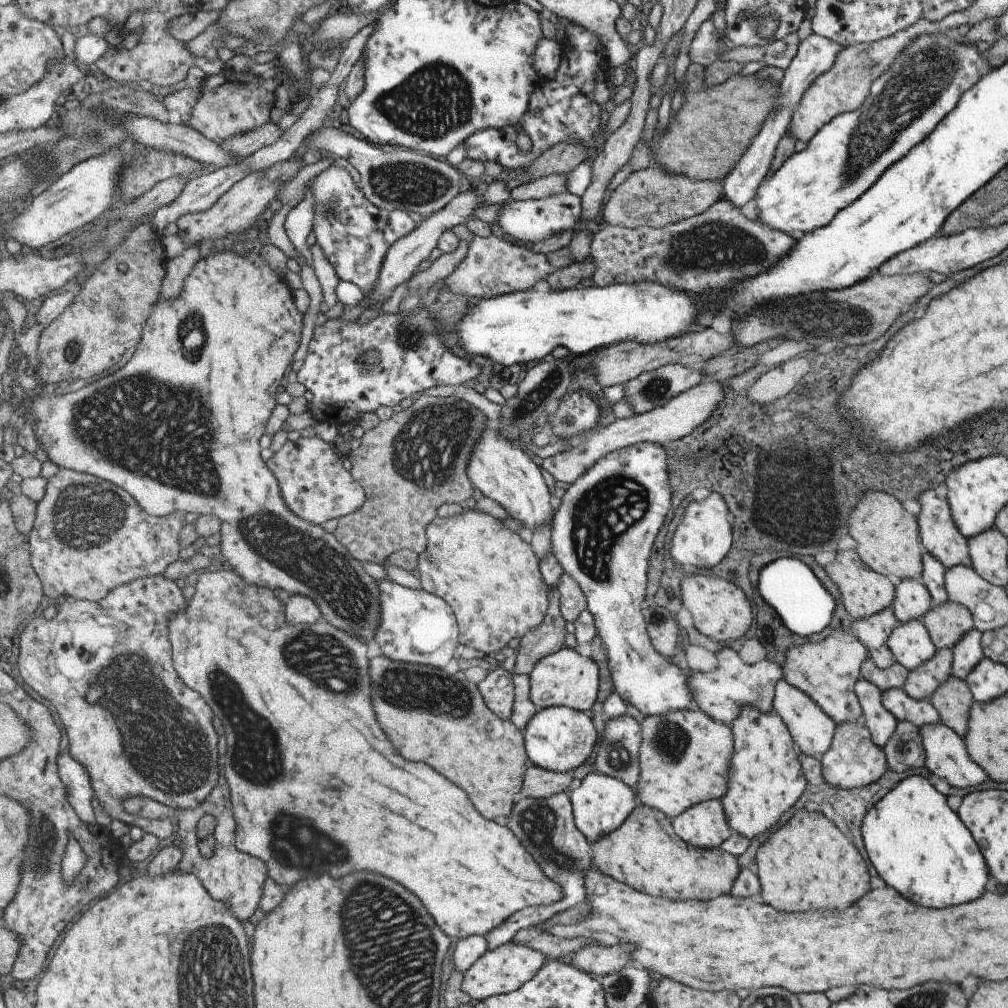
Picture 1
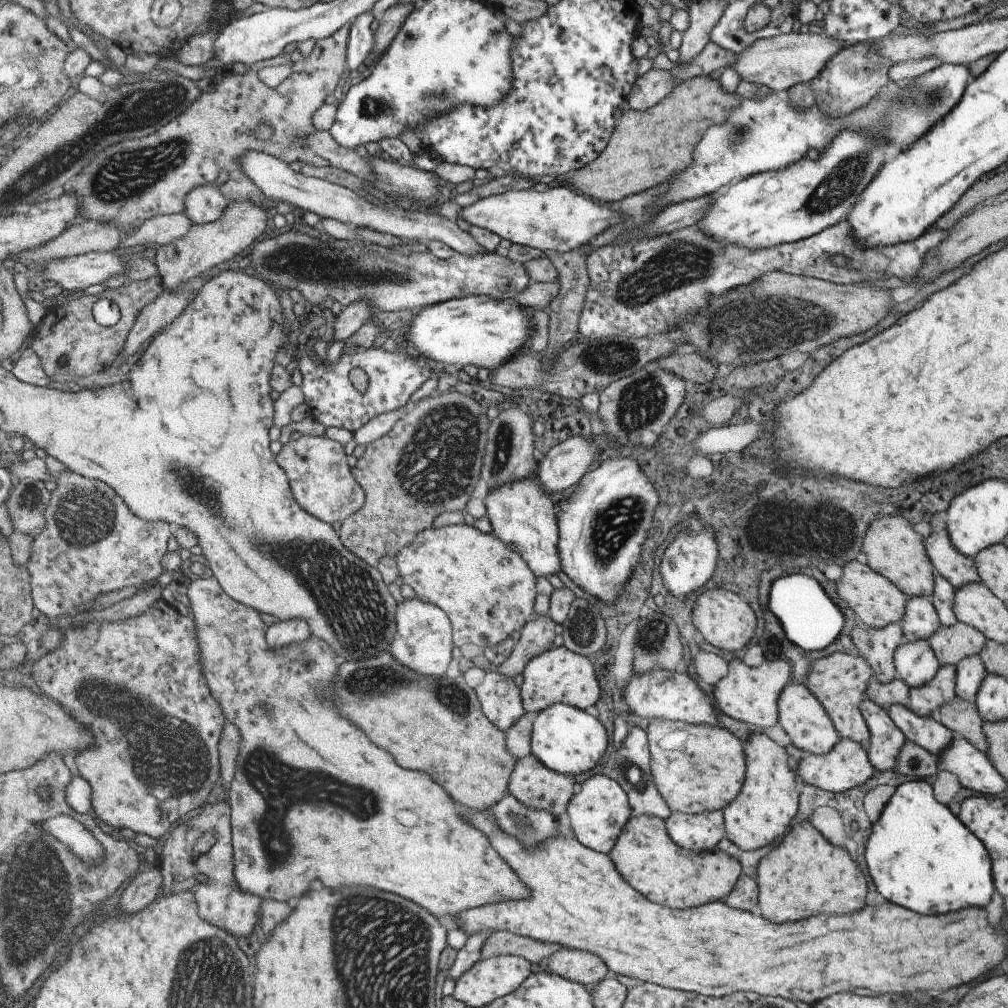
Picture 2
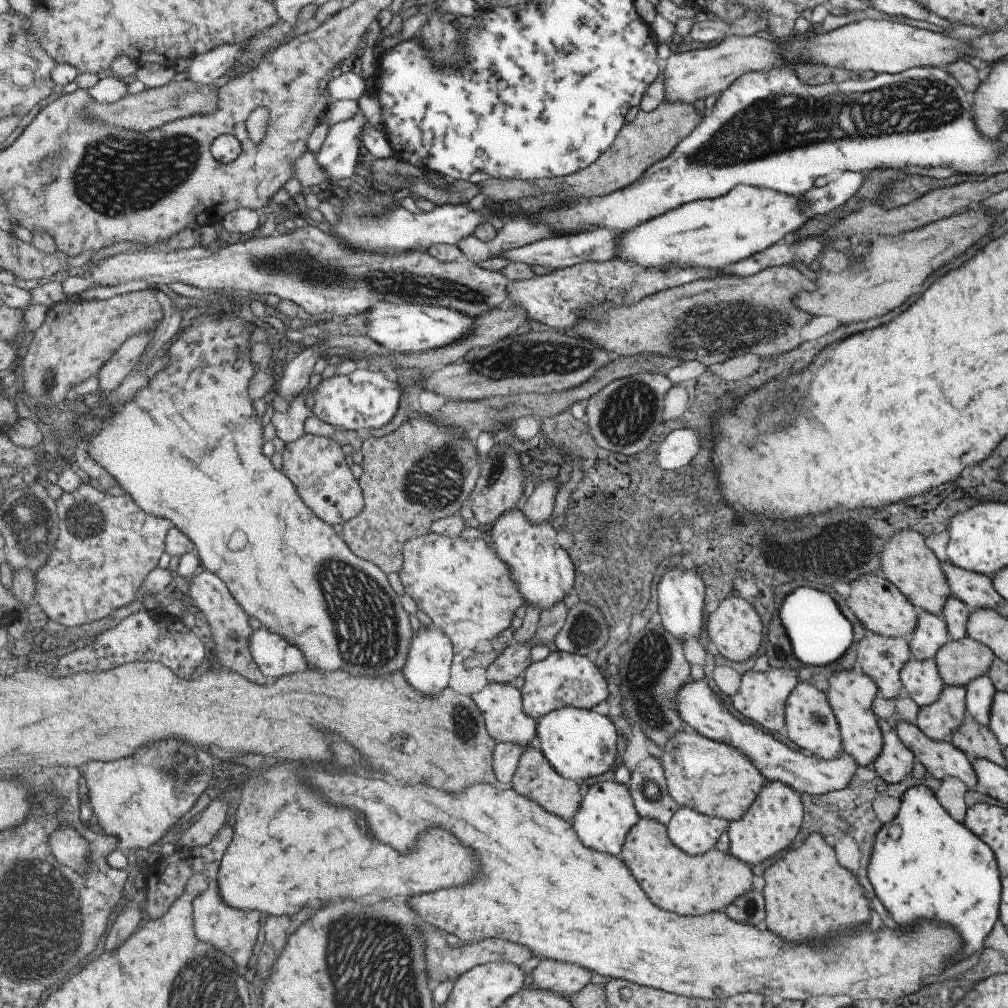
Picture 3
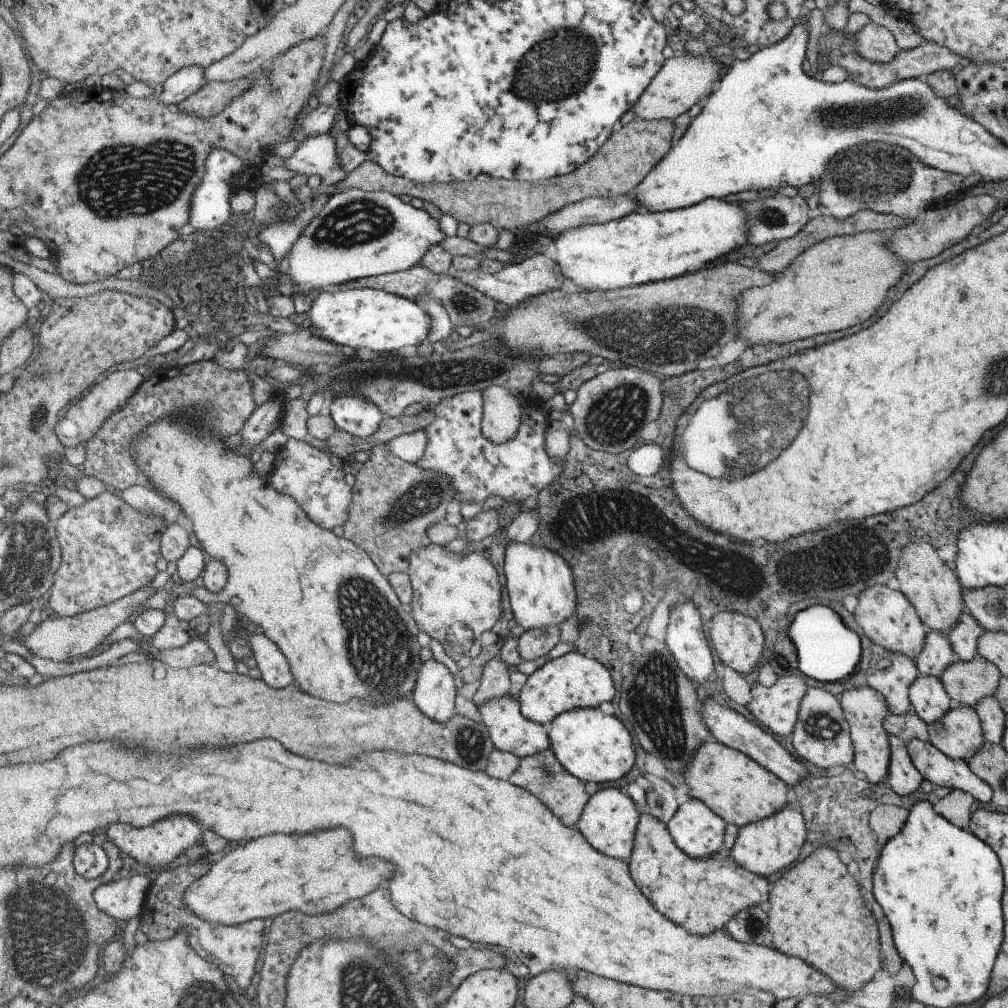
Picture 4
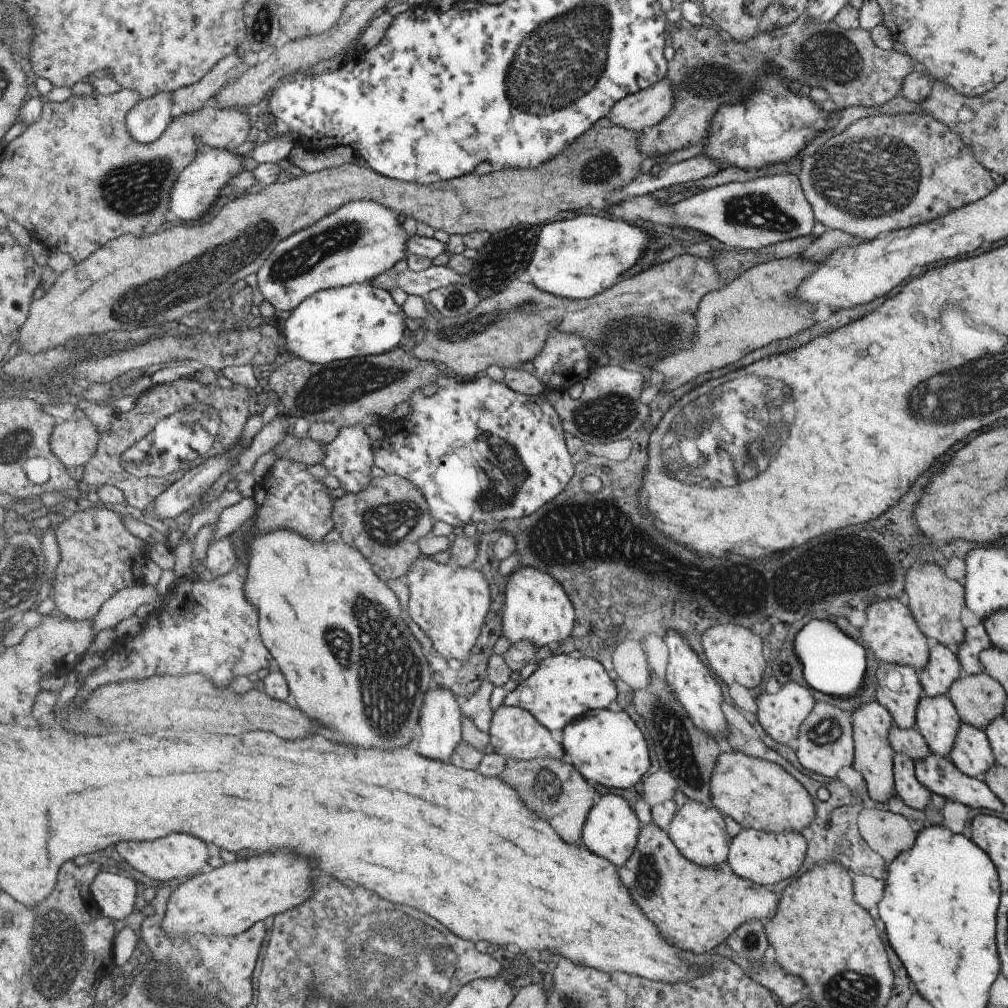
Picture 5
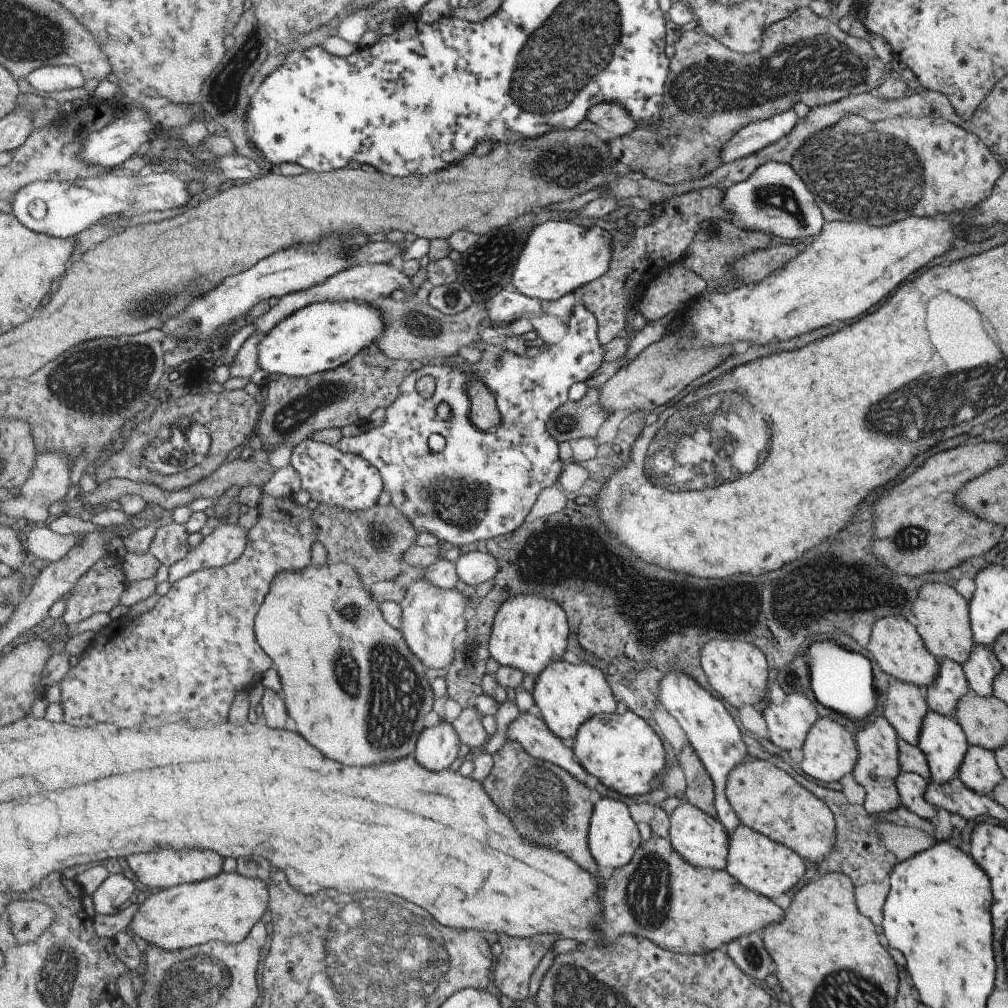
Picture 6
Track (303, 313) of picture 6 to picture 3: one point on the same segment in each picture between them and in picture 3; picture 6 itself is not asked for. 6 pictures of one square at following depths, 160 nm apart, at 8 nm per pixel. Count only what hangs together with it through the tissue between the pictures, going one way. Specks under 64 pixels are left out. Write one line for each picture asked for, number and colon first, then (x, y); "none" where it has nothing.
3: (408, 327)
4: (359, 319)
5: (357, 320)

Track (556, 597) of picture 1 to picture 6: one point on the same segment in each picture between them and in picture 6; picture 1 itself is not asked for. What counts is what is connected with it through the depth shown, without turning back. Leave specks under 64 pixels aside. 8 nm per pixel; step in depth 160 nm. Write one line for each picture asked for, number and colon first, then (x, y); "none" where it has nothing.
2: (538, 637)
3: (516, 658)
4: (496, 680)
5: (478, 709)
6: (469, 723)

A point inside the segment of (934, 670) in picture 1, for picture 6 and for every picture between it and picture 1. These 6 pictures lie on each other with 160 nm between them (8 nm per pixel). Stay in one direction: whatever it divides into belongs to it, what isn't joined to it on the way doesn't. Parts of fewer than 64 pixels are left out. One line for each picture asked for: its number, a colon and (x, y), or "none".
2: (924, 701)
3: (937, 720)
4: (957, 734)
5: (970, 752)
6: (978, 770)

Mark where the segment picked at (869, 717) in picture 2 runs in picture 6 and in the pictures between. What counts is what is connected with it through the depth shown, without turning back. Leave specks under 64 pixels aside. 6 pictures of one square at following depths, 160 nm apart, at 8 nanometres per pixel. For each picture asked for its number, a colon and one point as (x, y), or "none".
3: (894, 761)
4: (903, 778)
5: (915, 795)
6: (910, 786)

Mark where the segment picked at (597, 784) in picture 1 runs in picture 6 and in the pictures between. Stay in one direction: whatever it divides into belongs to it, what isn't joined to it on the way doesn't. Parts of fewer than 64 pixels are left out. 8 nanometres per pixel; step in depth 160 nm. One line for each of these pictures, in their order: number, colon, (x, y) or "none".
2: (600, 809)
3: (605, 814)
4: (607, 823)
5: (610, 831)
6: (612, 836)

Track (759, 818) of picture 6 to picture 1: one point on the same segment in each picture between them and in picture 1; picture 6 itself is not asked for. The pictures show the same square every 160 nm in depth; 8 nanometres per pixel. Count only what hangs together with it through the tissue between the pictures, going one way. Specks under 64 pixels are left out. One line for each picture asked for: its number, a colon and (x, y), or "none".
1: (683, 757)
2: (695, 769)
3: (714, 779)
4: (735, 788)
5: (758, 795)

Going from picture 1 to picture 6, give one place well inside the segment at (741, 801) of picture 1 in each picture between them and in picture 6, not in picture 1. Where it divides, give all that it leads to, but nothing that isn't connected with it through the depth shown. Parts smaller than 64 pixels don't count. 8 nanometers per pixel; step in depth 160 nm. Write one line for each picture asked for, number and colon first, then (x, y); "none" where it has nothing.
2: (766, 804)
3: (772, 820)
4: (762, 847)
5: (765, 858)
6: (767, 867)

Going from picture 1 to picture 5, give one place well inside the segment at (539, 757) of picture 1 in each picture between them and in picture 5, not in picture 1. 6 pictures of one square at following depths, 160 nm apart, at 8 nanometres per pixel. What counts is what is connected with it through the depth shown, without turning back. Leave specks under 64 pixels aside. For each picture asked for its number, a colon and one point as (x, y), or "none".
2: (566, 740)
3: (579, 744)
4: (594, 747)
5: (606, 747)

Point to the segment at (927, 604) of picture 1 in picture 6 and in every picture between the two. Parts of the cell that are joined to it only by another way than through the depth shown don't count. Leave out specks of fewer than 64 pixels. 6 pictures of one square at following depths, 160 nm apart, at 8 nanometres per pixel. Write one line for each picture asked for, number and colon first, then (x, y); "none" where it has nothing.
2: (919, 621)
3: (929, 633)
4: (936, 653)
5: (942, 668)
6: (942, 693)

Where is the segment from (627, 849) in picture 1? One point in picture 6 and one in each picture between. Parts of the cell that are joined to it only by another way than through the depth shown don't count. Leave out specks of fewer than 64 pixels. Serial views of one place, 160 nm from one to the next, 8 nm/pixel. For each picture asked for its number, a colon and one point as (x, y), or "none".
2: (665, 873)
3: (671, 879)
4: (701, 894)
5: (698, 906)
6: (657, 895)

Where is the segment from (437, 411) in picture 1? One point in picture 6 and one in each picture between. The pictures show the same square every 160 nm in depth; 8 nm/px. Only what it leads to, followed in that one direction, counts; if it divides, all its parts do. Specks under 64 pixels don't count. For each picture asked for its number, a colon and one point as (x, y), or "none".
2: (429, 464)
3: (421, 472)
4: (395, 503)
5: (386, 520)
6: (374, 540)

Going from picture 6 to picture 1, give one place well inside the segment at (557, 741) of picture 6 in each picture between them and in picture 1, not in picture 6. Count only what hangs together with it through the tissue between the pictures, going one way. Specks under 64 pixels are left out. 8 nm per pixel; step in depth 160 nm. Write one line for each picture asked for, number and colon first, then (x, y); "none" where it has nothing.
1: (498, 688)
2: (501, 698)
3: (502, 704)
4: (511, 731)
5: (515, 733)

